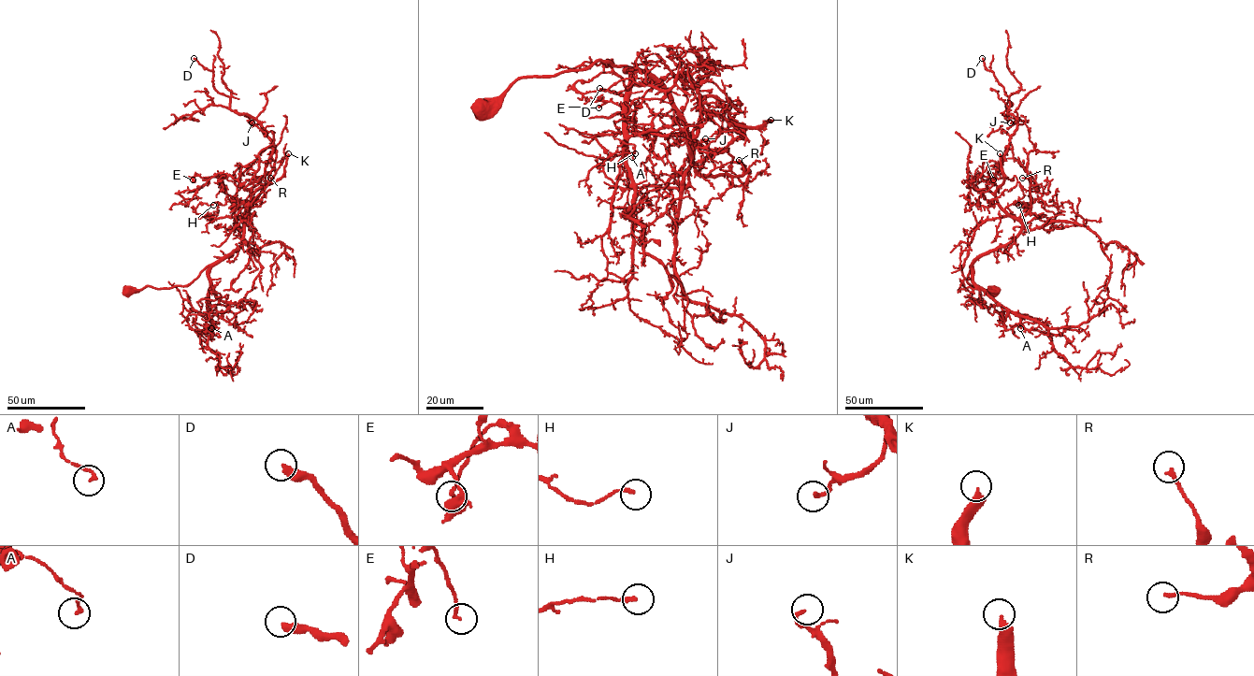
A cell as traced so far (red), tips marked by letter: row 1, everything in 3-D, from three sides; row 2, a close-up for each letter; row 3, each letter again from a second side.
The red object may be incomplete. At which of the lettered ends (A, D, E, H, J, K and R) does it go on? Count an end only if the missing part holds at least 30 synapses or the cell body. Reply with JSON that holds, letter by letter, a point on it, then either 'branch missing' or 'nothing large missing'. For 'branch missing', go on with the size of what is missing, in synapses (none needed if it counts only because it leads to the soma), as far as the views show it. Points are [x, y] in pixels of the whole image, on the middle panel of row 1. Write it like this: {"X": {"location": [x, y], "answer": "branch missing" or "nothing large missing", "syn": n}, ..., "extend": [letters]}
{"A": {"location": [632, 157], "answer": "nothing large missing"}, "D": {"location": [599, 88], "answer": "nothing large missing"}, "E": {"location": [598, 107], "answer": "nothing large missing"}, "H": {"location": [635, 153], "answer": "nothing large missing"}, "J": {"location": [705, 138], "answer": "branch missing", "syn": 35}, "K": {"location": [771, 120], "answer": "branch missing", "syn": 1500}, "R": {"location": [739, 160], "answer": "nothing large missing"}, "extend": ["J", "K"]}

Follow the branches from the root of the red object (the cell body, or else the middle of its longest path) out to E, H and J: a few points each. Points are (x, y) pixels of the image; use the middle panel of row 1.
E: (481, 107), (521, 78), (610, 61), (663, 89), (692, 159), (703, 106), (687, 72), (623, 108), (598, 107)
H: (481, 107), (523, 78), (598, 61), (636, 67), (684, 125), (688, 183), (618, 187), (602, 166), (635, 153)
J: (481, 107), (521, 78), (610, 61), (663, 89), (692, 159), (714, 96), (743, 135), (719, 151), (705, 138)

